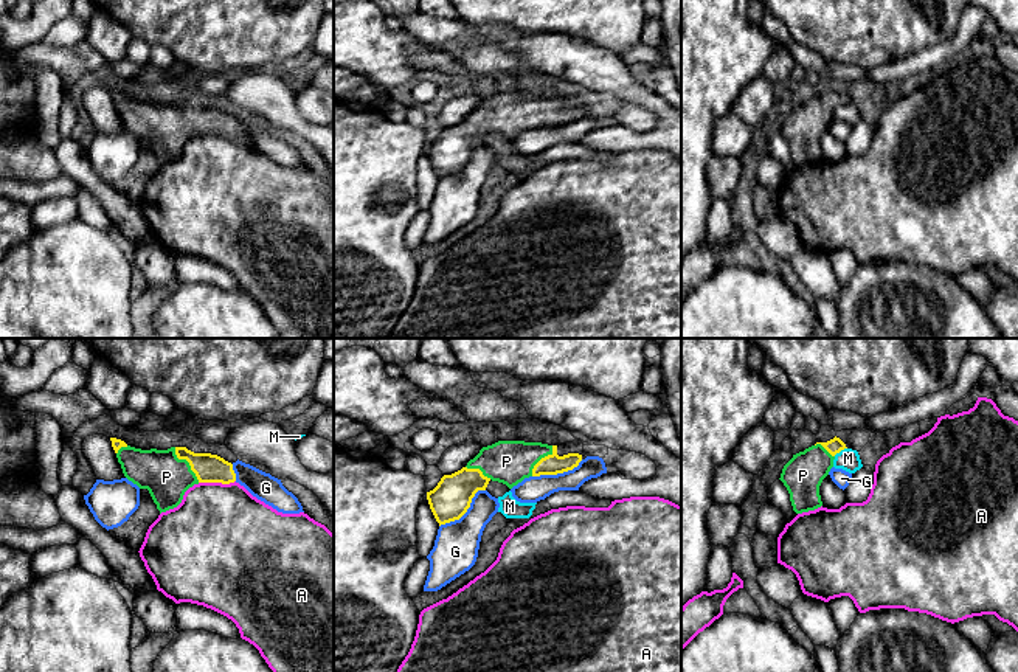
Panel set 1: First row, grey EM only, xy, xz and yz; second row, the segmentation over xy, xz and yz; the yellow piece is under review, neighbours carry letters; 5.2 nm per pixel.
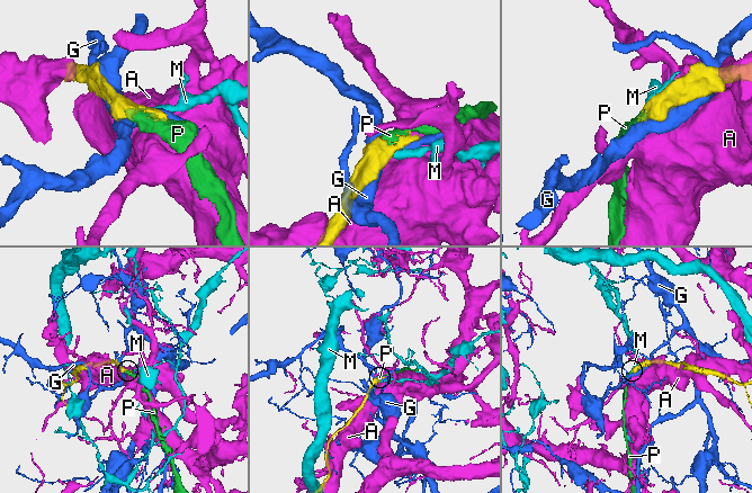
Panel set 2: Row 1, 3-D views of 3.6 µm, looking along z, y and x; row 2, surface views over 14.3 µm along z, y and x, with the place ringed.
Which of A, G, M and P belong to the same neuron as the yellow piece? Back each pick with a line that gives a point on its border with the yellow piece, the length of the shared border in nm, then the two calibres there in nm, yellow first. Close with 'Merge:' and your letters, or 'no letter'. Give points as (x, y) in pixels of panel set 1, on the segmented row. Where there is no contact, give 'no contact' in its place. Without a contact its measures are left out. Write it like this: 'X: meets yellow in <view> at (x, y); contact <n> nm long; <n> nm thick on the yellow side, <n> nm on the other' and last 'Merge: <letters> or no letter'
P: meets yellow in xy at (188, 461); contact 220 nm long; 150 nm thick on the yellow side, 240 nm on the other
Merge: P

